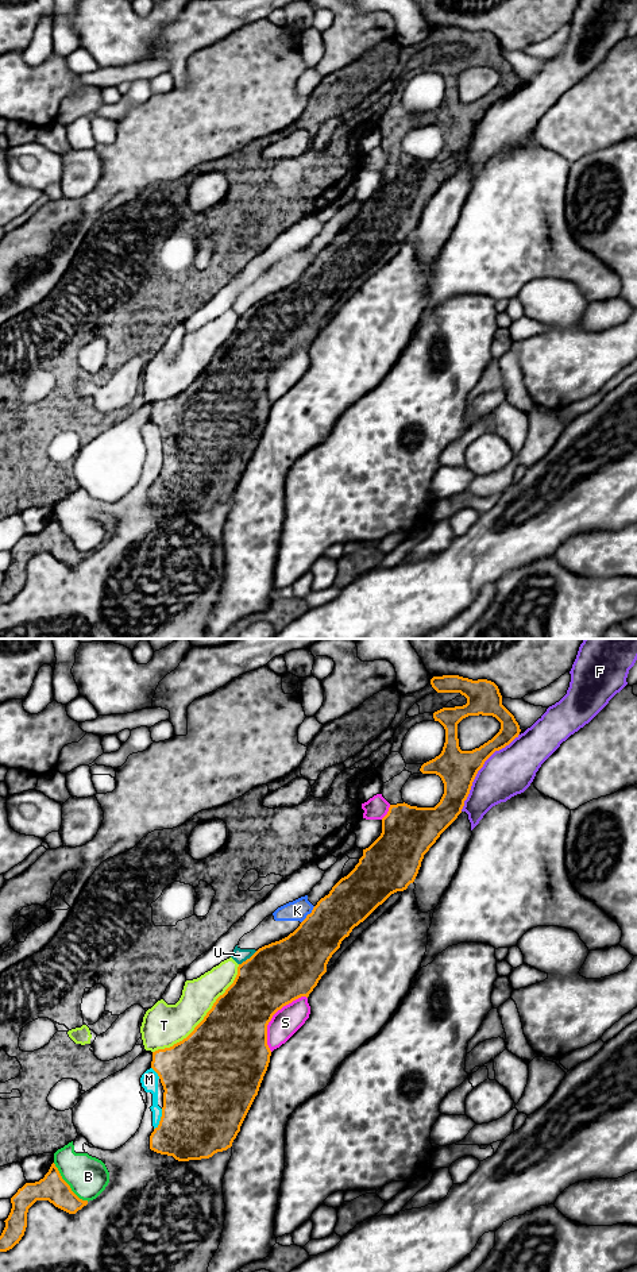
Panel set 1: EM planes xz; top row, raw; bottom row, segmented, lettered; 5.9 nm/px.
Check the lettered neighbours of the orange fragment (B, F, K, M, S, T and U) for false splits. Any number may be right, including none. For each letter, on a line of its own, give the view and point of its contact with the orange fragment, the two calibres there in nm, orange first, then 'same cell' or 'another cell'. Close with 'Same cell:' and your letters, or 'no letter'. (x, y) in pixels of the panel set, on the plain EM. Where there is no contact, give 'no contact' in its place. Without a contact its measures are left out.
B: xz (68, 536) | 160/240 nm | another cell
F: xz (479, 120) | 220/280 nm | another cell
K: xz (308, 266) | 300/130 nm | another cell
M: xz (161, 471) | 480/100 nm | another cell
S: xz (271, 369) | 400/170 nm | another cell
T: xz (204, 369) | 480/260 nm | another cell
U: xz (247, 311) | 360/80 nm | another cell
Same cell: no letter

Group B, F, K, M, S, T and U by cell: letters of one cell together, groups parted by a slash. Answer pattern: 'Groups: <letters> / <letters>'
Groups: B K M T U / F / S

